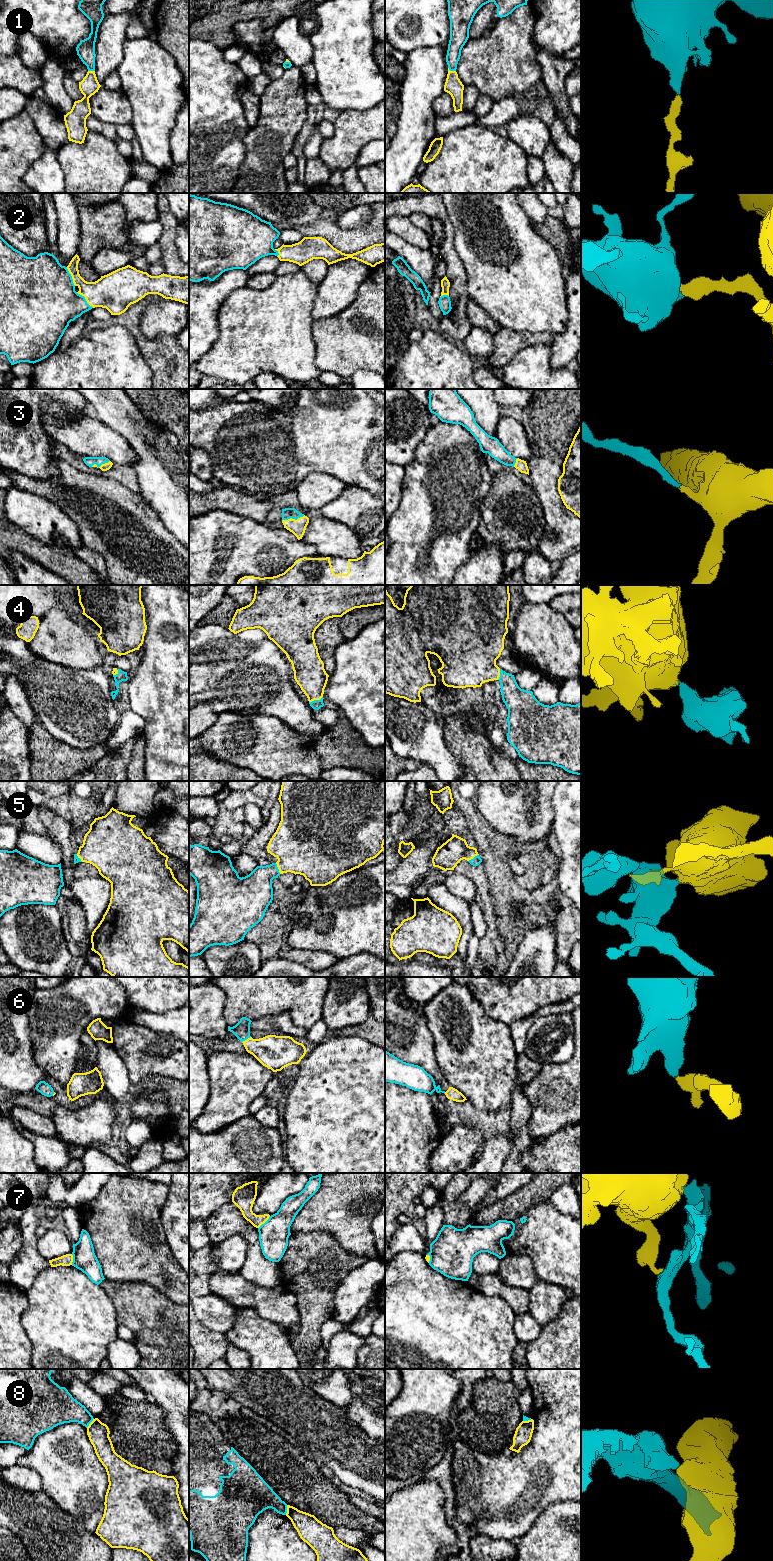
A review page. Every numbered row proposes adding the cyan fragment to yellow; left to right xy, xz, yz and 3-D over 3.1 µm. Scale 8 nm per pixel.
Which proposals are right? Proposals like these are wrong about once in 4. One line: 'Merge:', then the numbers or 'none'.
Merge: 1, 2, 3, 4, 5, 6

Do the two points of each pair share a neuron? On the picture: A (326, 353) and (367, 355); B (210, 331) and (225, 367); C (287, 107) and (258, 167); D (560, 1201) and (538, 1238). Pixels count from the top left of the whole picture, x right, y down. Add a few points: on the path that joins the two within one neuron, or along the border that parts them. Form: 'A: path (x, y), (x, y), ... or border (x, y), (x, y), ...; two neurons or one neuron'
A: path (336, 351), (339, 349), (357, 349); one neuron
B: border (217, 319), (218, 338), (199, 359); two neurons
C: path (279, 122), (273, 137), (267, 143), (265, 152); one neuron
D: border (549, 1200), (561, 1212), (570, 1216); two neurons

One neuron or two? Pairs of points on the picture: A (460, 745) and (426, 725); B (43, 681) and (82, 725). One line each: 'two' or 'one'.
A: two
B: one

